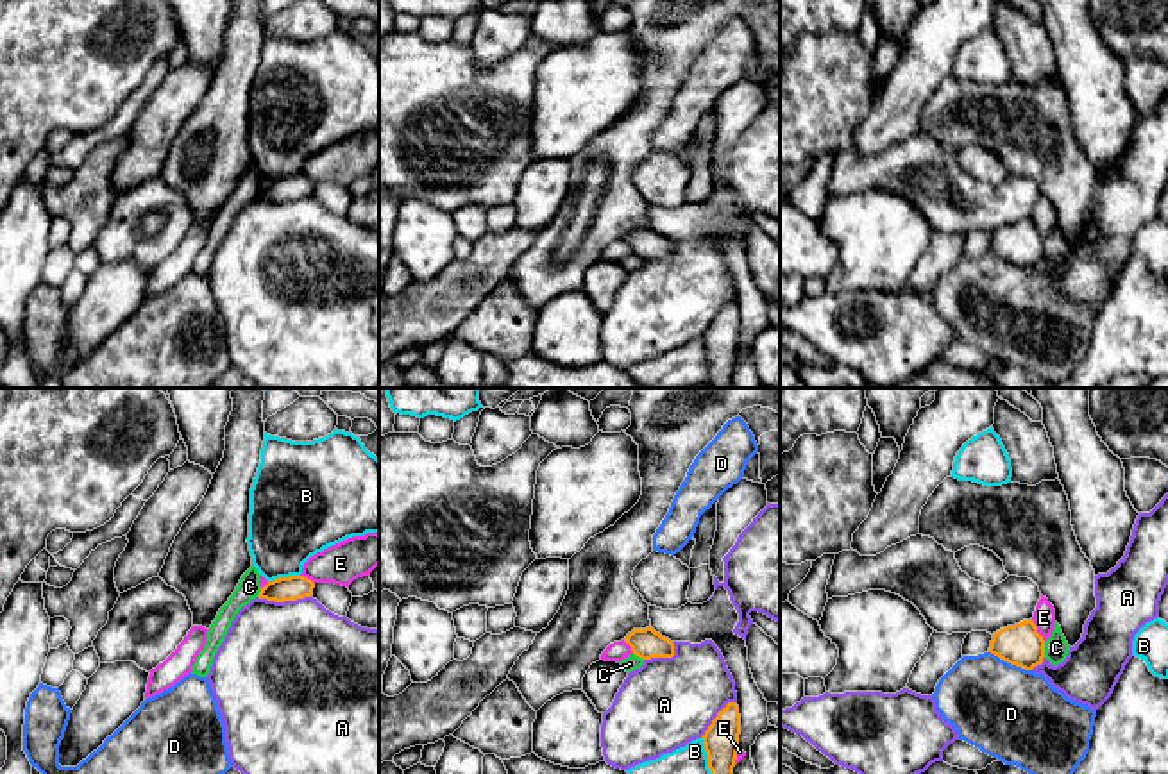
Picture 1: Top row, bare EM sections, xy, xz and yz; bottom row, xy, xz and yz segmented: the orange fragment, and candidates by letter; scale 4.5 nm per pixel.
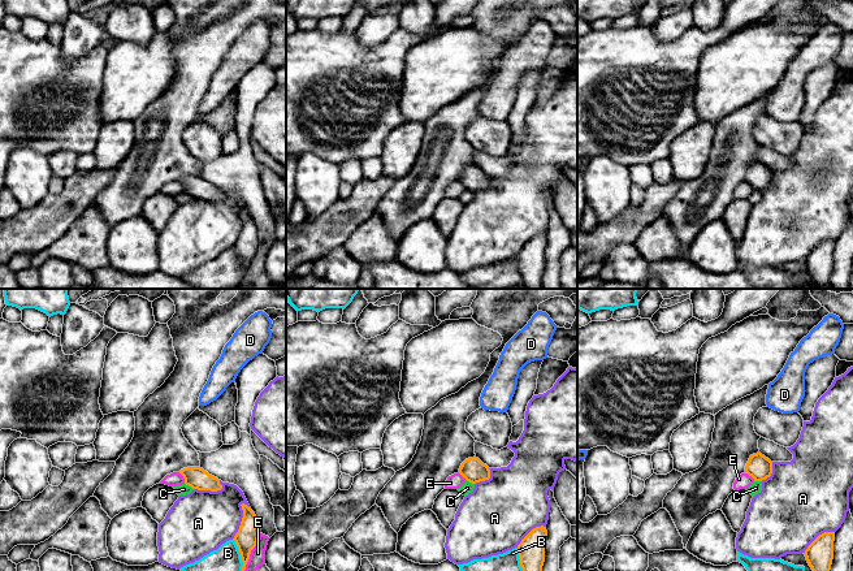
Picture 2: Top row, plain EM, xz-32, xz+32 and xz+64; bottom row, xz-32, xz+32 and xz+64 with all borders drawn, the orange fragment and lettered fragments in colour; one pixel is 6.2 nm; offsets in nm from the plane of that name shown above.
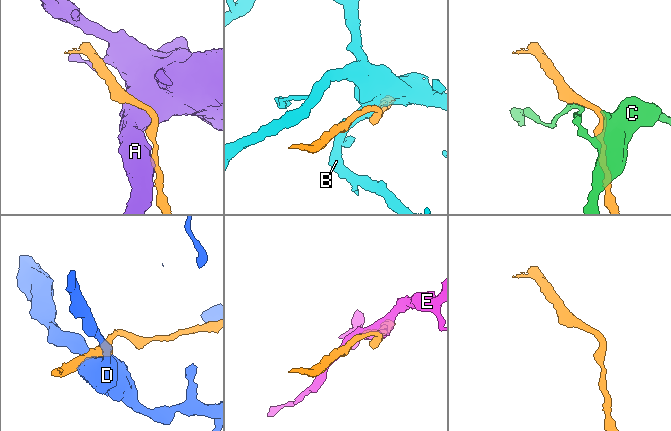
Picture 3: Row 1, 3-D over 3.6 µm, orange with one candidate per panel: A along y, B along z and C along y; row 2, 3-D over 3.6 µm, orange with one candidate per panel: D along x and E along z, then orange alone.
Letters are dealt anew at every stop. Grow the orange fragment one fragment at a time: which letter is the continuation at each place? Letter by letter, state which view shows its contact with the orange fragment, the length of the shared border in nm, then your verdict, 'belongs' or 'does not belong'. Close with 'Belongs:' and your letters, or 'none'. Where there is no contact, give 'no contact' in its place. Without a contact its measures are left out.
A: contact in xy; length 240 nm; does not belong
B: contact in xy; length 150 nm; does not belong
C: contact in yz; length 70 nm; does not belong
D: contact in yz; length 220 nm; does not belong
E: contact in yz; length 120 nm; does not belong
Belongs: none

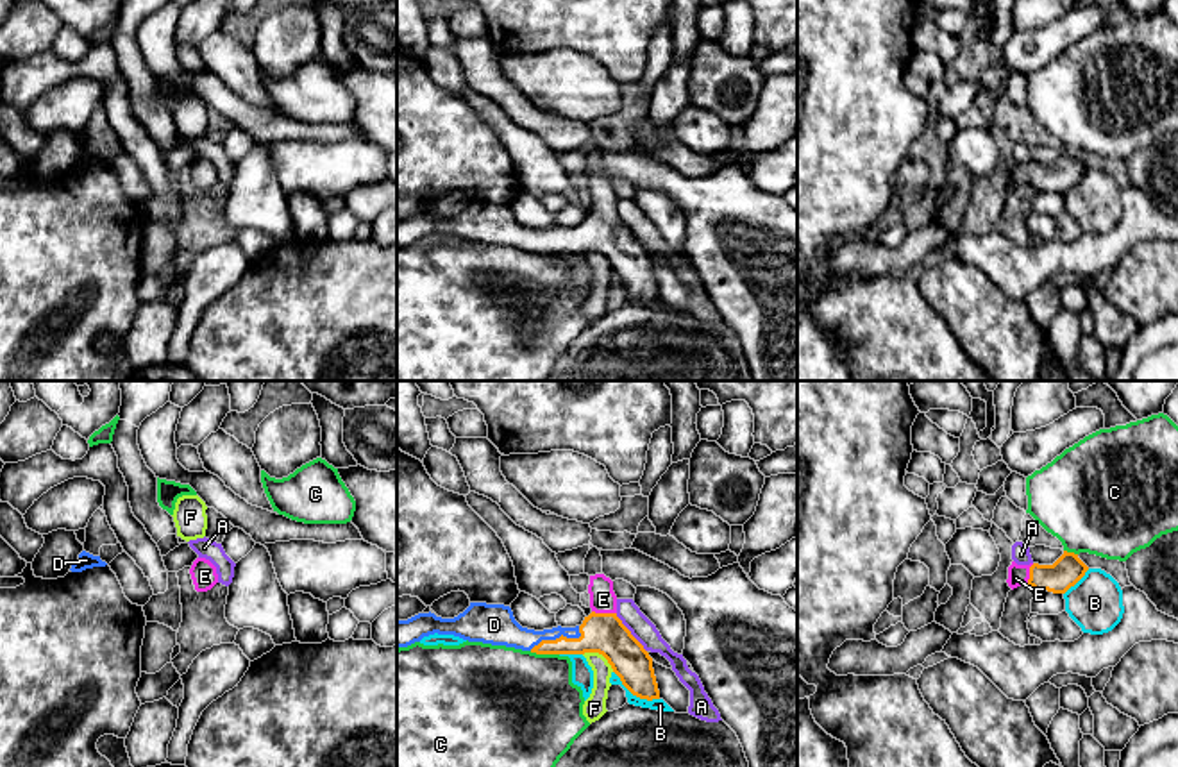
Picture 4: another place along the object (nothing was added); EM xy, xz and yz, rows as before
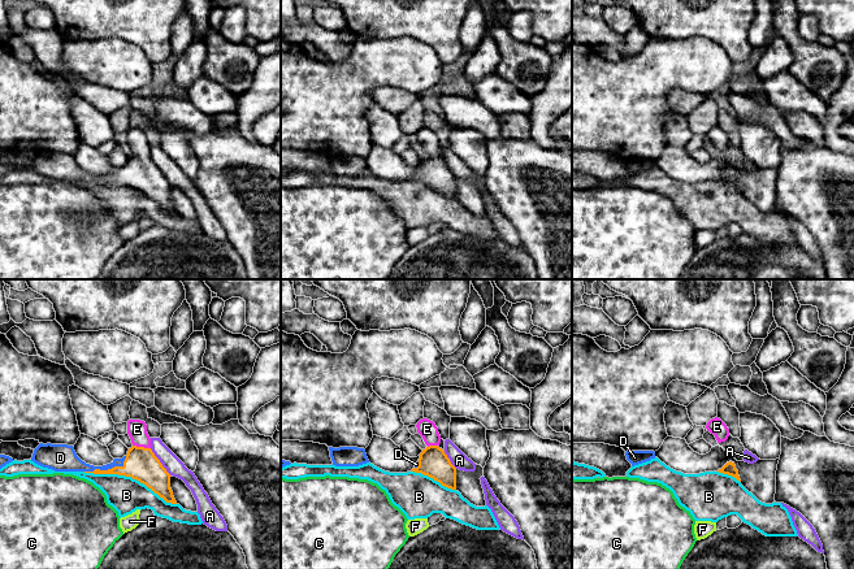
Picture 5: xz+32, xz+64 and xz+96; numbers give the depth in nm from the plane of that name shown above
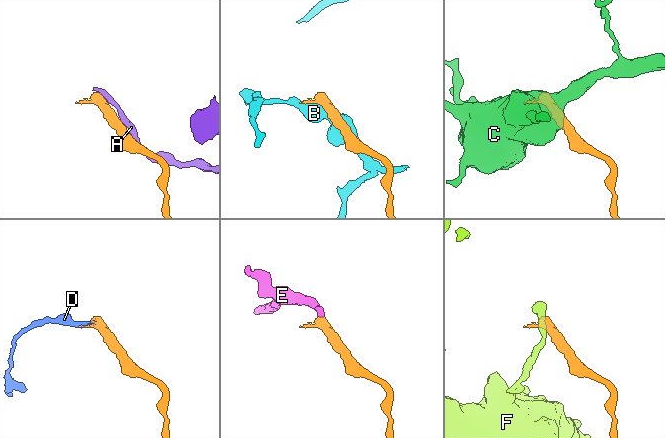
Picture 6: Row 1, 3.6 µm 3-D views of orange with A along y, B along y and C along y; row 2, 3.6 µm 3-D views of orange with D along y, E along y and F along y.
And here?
A: contact in xz; length 220 nm; does not belong
B: contact in xz; length 240 nm; does not belong
C: contact in xz; length 140 nm; does not belong
D: contact in xz; length 260 nm; belongs
E: contact in xz; length 110 nm; belongs
F: contact in xz; length 170 nm; does not belong
Belongs: D, E

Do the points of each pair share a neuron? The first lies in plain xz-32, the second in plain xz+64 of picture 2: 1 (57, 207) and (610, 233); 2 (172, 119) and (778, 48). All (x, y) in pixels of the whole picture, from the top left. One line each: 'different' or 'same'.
1: same
2: different

